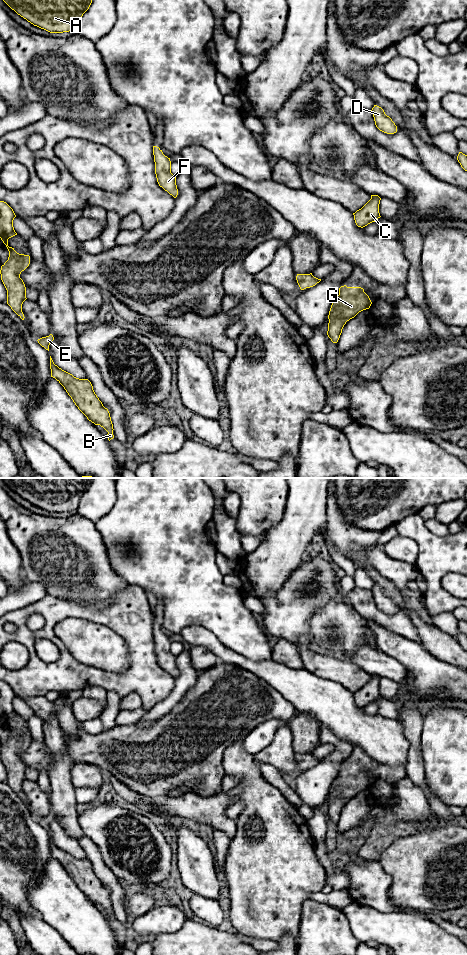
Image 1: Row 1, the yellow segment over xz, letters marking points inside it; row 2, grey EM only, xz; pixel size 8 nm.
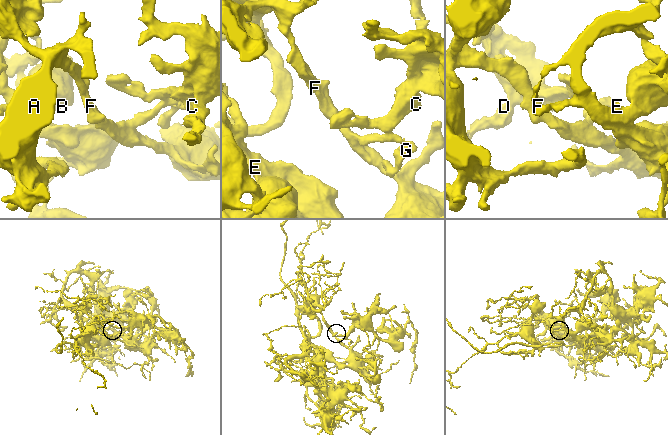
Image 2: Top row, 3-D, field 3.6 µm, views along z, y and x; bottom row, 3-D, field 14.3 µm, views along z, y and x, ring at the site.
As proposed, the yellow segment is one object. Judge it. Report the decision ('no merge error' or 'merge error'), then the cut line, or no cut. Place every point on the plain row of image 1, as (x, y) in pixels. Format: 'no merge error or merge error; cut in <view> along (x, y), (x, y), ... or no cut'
no merge error; no cut

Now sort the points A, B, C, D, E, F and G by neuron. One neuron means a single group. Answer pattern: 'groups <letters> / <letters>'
groups A B C D E F G

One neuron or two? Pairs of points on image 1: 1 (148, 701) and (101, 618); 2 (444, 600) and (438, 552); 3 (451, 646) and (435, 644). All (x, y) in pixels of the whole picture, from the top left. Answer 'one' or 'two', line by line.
1: one
2: one
3: one

